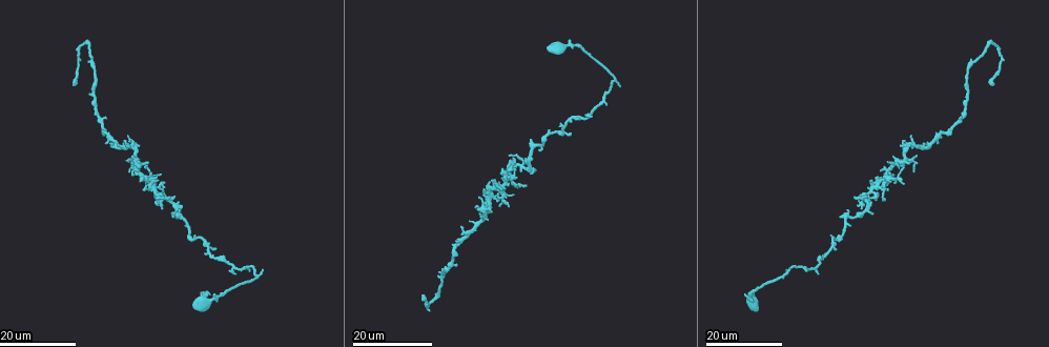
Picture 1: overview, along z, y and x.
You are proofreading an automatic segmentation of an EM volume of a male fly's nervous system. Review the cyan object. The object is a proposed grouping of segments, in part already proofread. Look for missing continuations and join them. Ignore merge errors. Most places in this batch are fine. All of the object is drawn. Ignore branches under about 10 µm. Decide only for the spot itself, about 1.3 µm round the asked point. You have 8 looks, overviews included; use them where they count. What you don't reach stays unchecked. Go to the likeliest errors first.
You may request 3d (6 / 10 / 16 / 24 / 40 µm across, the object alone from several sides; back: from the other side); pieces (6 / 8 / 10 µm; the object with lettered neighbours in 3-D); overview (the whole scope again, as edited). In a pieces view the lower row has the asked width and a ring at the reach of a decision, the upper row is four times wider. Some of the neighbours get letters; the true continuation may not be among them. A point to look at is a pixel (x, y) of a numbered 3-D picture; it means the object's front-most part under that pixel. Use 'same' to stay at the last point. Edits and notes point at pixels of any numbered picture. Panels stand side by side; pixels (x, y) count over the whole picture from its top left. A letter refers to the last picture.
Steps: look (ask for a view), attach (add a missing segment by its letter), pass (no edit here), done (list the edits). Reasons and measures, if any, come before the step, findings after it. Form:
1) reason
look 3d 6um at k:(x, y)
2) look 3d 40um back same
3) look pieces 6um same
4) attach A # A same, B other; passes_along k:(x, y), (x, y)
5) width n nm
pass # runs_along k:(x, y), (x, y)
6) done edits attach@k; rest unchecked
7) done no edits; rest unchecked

free end
look 3d 24um at 1:(493, 179)

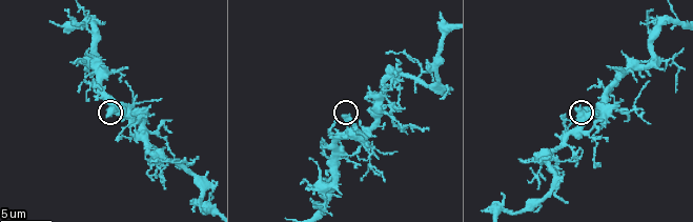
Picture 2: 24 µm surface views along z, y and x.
look 3d 6um at 2:(108, 115)

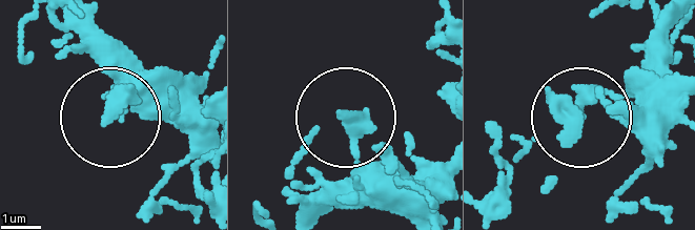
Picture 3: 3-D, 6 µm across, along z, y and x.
look pieces 10um at 3:(109, 118)

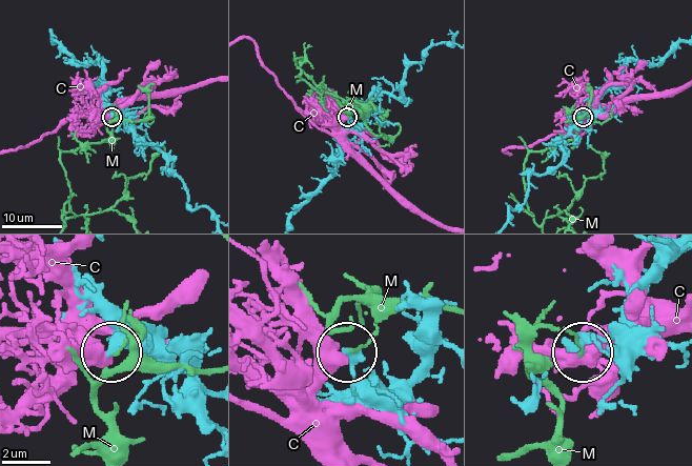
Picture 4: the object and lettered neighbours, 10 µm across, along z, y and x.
width 280 nm
pass # C other, M other; no lettered segment goes on from it

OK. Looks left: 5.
branch stops here
look 3d 24um at 1:(994, 85)

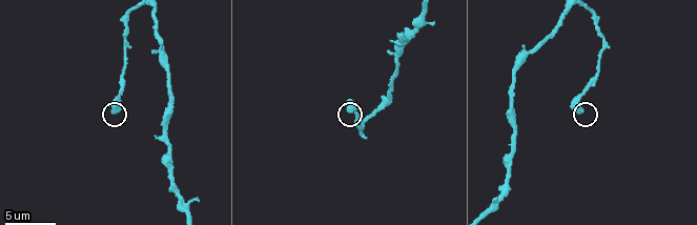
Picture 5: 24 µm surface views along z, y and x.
what lies round it
look pieces 6um at 5:(114, 111)

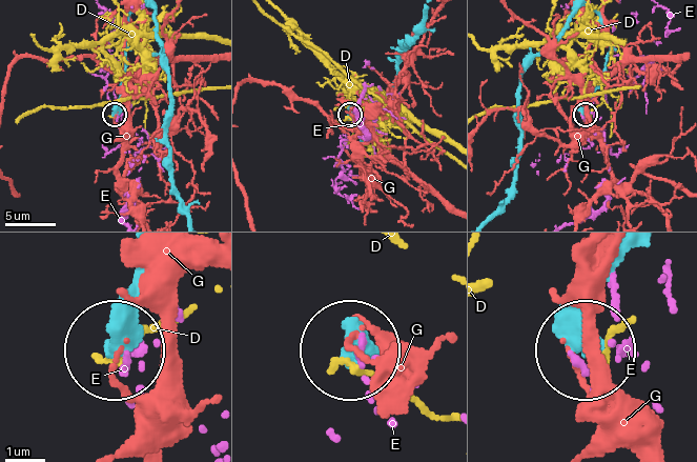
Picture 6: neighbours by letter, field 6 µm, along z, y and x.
pass # D other, E other, G other; none of them fits

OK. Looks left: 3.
branch stops here
look pieces 6um at 5:(430, 22)

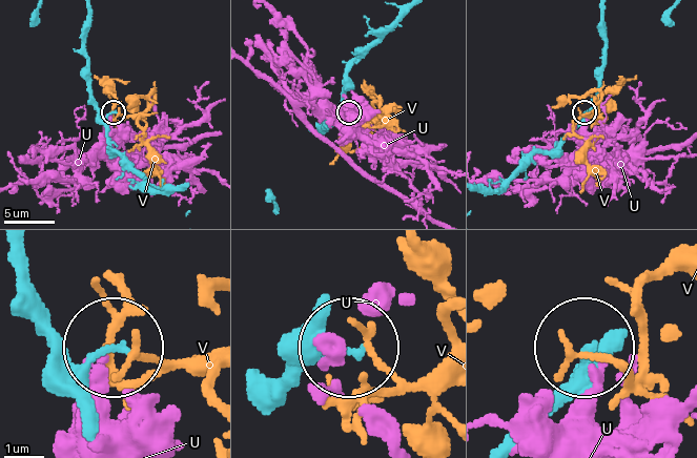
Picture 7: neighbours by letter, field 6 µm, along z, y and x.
pass # U other, V other; runs_along 7:(96, 417), (85, 377), (113, 351); none of them fits

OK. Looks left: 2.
look pieces 8um at 2:(427, 128)

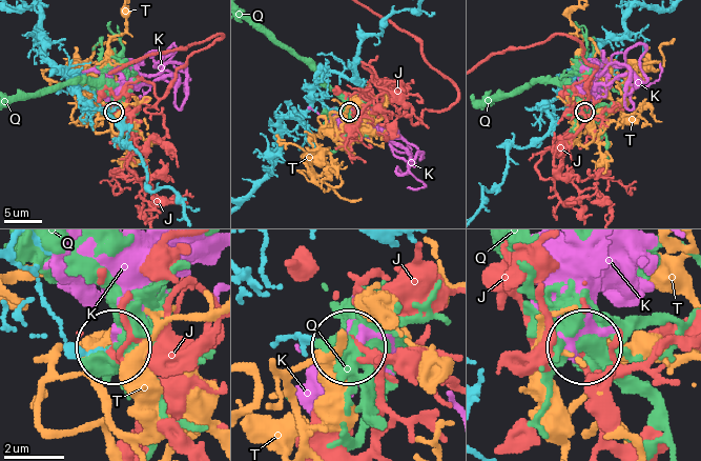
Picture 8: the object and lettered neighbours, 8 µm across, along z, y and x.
pass # J other, K other, Q other, T other; runs_along 8:(277, 343), (306, 338), (348, 345); no lettered segment goes on from it

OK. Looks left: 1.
done no edits; rest unchecked

